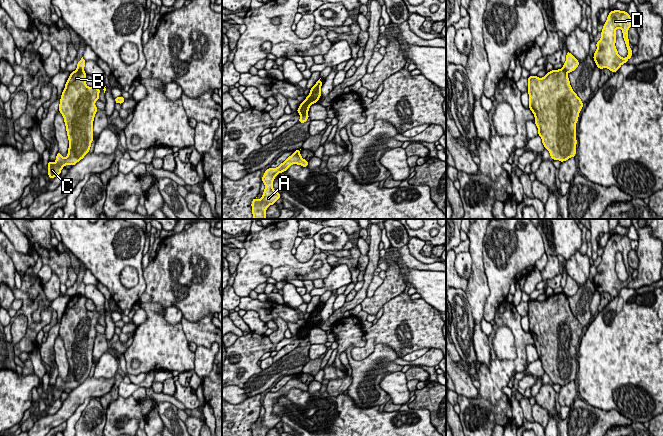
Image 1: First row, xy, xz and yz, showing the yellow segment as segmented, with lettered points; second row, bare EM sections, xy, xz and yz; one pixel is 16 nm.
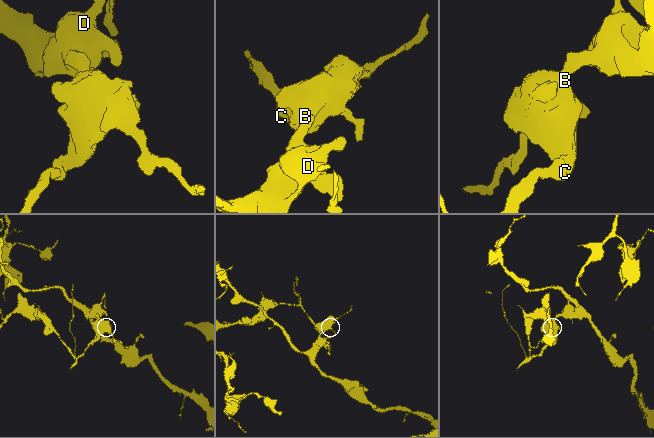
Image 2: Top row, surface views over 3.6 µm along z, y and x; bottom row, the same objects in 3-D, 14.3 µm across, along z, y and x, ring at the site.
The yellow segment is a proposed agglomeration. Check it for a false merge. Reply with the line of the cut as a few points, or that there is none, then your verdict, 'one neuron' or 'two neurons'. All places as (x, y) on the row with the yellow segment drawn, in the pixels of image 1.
xy (76, 69), (83, 71) | two neurons

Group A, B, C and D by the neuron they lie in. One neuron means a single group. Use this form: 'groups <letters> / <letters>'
groups A D / B C

